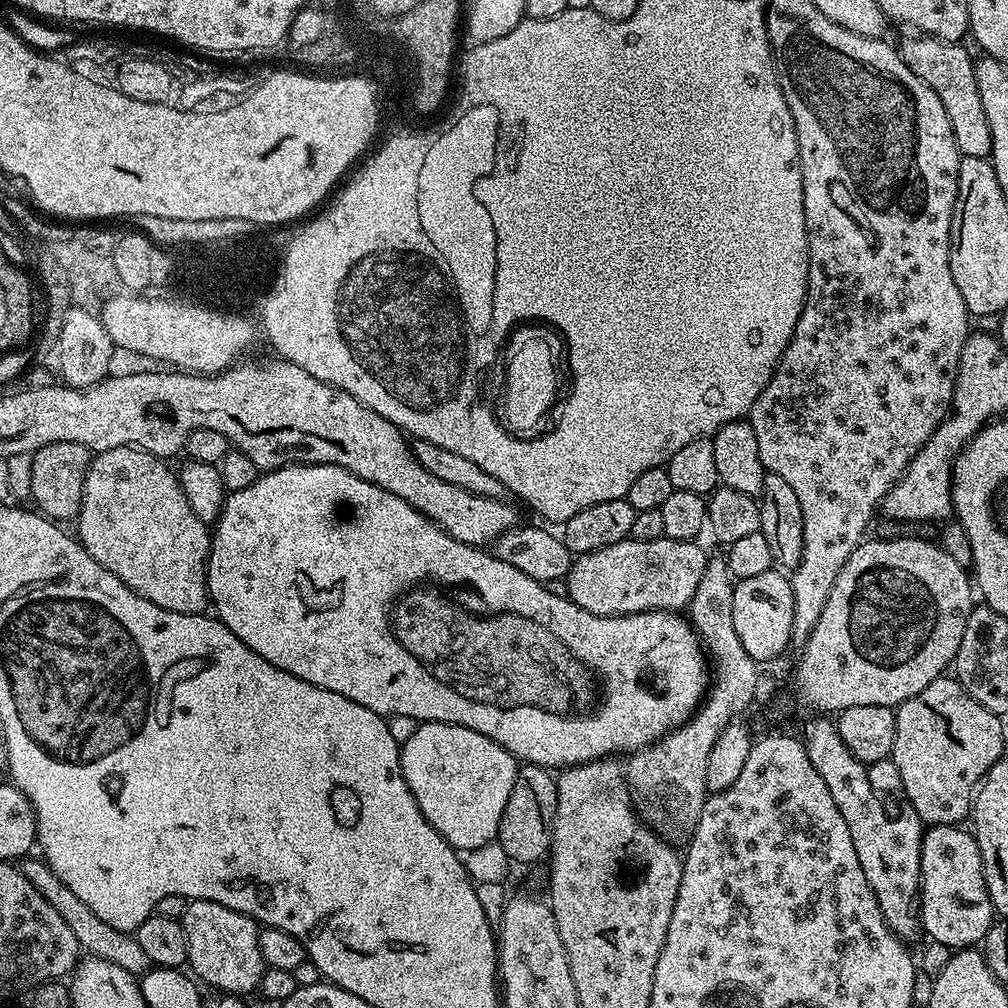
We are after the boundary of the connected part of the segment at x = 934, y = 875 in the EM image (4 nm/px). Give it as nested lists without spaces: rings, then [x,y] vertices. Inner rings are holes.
[[[933,824],[920,842],[920,922],[923,935],[947,950],[979,945],[994,922],[975,835],[964,826]]]

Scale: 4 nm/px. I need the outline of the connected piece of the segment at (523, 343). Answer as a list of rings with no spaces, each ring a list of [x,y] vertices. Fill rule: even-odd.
[[[528,322],[511,333],[506,352],[512,357],[508,360],[508,373],[504,376],[504,401],[498,407],[498,419],[511,435],[528,438],[537,431],[535,428],[543,422],[544,415],[556,400],[556,391],[560,388],[556,359],[565,355],[566,344],[559,331]]]

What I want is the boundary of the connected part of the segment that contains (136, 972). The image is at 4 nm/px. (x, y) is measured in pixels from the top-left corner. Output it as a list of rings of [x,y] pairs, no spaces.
[[[28,858],[23,861],[24,876],[30,878],[34,890],[38,890],[38,894],[42,894],[46,898],[46,902],[50,902],[50,906],[54,906],[54,910],[58,910],[62,922],[66,922],[66,926],[70,926],[70,930],[74,930],[74,938],[78,938],[81,949],[89,957],[105,960],[114,966],[122,966],[122,970],[126,970],[137,978],[153,967],[150,958],[146,958],[142,946],[138,946],[133,933],[114,930],[114,926],[102,922],[102,918],[98,918],[98,914],[94,914],[94,910],[90,910],[90,906],[86,906],[86,902],[82,902],[82,898],[77,898],[74,890],[70,890],[66,886],[66,882],[62,882],[62,878],[58,878],[58,874],[54,874],[54,870],[49,866],[47,860],[32,859]]]

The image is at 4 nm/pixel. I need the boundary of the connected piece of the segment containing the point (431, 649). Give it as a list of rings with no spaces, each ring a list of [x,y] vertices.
[[[289,464],[286,468],[273,468],[261,474],[250,486],[246,486],[246,490],[228,492],[224,508],[211,529],[210,535],[212,545],[208,551],[208,598],[211,607],[213,609],[216,607],[214,612],[219,620],[238,639],[246,642],[246,646],[250,646],[250,650],[254,650],[254,654],[266,658],[266,662],[270,662],[278,670],[286,670],[286,674],[294,674],[294,678],[302,678],[302,682],[322,686],[322,690],[334,690],[334,694],[342,694],[342,698],[350,698],[350,702],[358,702],[358,706],[366,706],[366,710],[374,710],[374,714],[379,716],[385,718],[405,716],[406,718],[414,718],[417,722],[442,722],[443,724],[462,726],[466,730],[474,730],[478,734],[498,742],[498,746],[502,746],[511,756],[516,757],[517,761],[524,764],[537,764],[539,768],[549,770],[563,770],[572,768],[575,764],[588,764],[592,760],[612,758],[620,754],[616,752],[624,752],[623,754],[638,752],[648,744],[653,744],[654,741],[671,732],[672,729],[679,728],[700,707],[705,699],[706,689],[710,684],[710,672],[706,667],[705,649],[701,645],[695,628],[683,615],[675,612],[639,612],[629,616],[590,614],[579,608],[574,601],[569,600],[567,595],[560,593],[559,596],[558,593],[551,592],[548,589],[551,587],[547,583],[530,578],[530,574],[522,574],[522,570],[518,570],[518,566],[510,566],[510,562],[502,562],[502,558],[498,558],[491,551],[474,544],[463,544],[452,536],[447,536],[437,524],[433,524],[418,510],[414,510],[414,506],[410,506],[405,500],[398,498],[398,494],[390,494],[390,490],[382,490],[382,486],[378,486],[374,482],[366,482],[362,478],[358,478],[358,474],[333,464]]]

